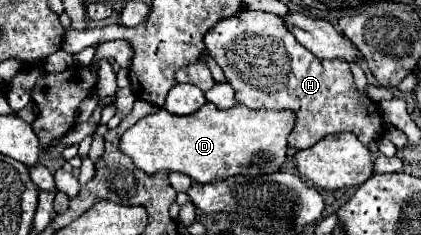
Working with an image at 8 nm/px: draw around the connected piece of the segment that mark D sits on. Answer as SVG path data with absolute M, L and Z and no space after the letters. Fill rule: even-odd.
M206 102L204 108L196 110L192 116L172 116L170 112L156 112L138 120L132 128L128 128L120 138L120 150L128 154L136 168L154 174L158 170L166 172L182 172L196 182L212 182L218 178L230 176L258 176L278 172L286 162L288 152L288 136L294 128L296 116L290 110L248 110L240 104L232 108L218 110L212 102Z

